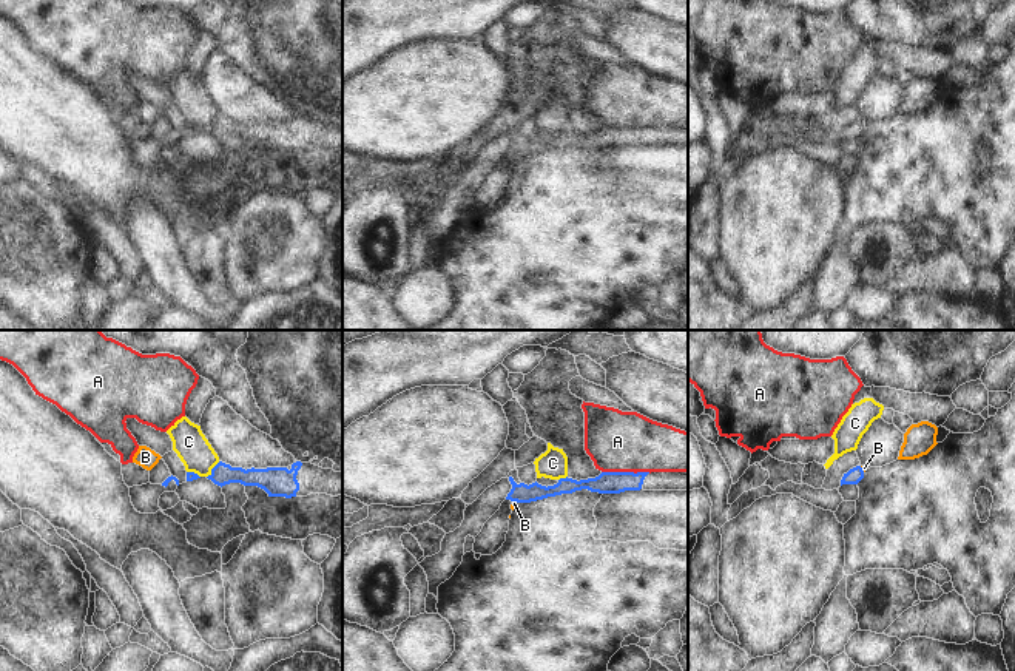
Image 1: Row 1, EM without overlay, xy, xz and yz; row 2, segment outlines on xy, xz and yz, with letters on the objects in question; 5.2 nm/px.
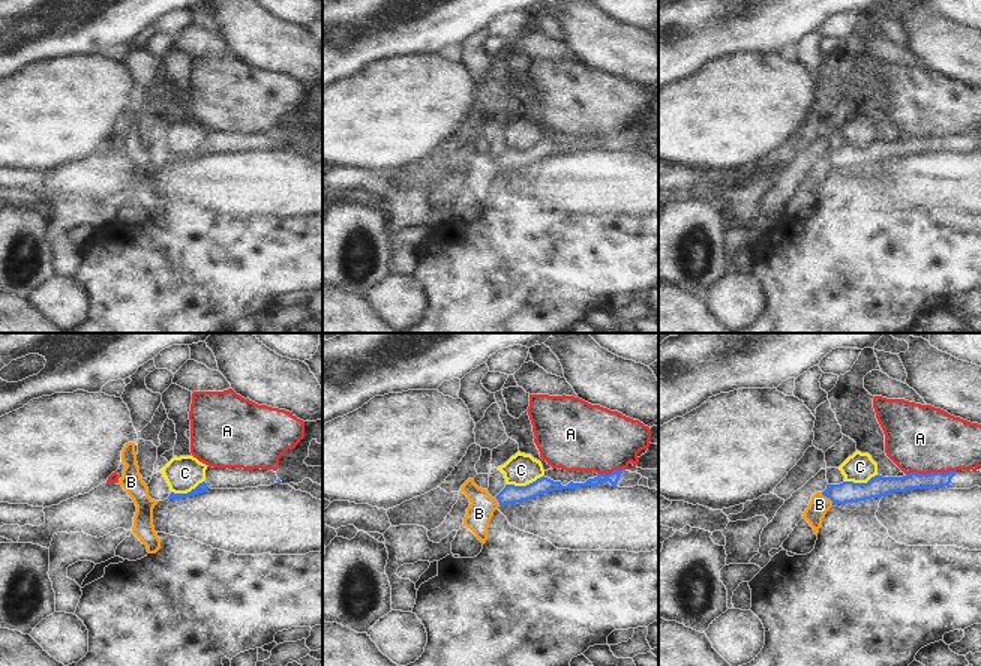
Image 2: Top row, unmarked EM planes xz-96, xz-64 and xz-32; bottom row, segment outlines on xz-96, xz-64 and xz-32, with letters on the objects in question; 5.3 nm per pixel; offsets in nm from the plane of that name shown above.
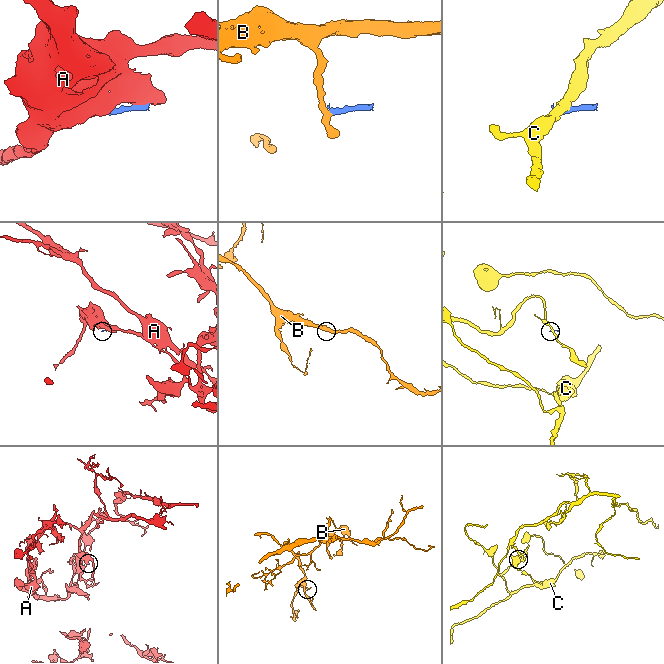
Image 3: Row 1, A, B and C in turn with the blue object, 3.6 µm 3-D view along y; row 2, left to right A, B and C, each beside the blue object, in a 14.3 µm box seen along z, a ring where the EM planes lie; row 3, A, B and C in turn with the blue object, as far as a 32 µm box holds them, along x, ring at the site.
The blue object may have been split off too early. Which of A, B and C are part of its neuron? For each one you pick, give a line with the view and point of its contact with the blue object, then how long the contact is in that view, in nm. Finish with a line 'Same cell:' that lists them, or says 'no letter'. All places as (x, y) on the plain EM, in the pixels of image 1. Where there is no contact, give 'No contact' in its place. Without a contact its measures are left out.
Same cell: no letter.

